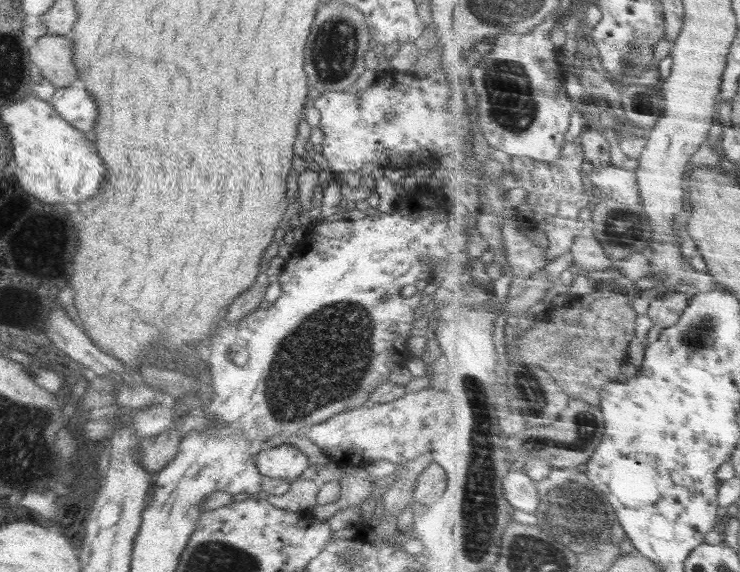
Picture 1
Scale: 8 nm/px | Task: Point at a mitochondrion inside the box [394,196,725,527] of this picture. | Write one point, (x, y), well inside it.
(583, 428)

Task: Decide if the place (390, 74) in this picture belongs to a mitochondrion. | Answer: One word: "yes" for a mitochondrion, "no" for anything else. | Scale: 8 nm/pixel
no

